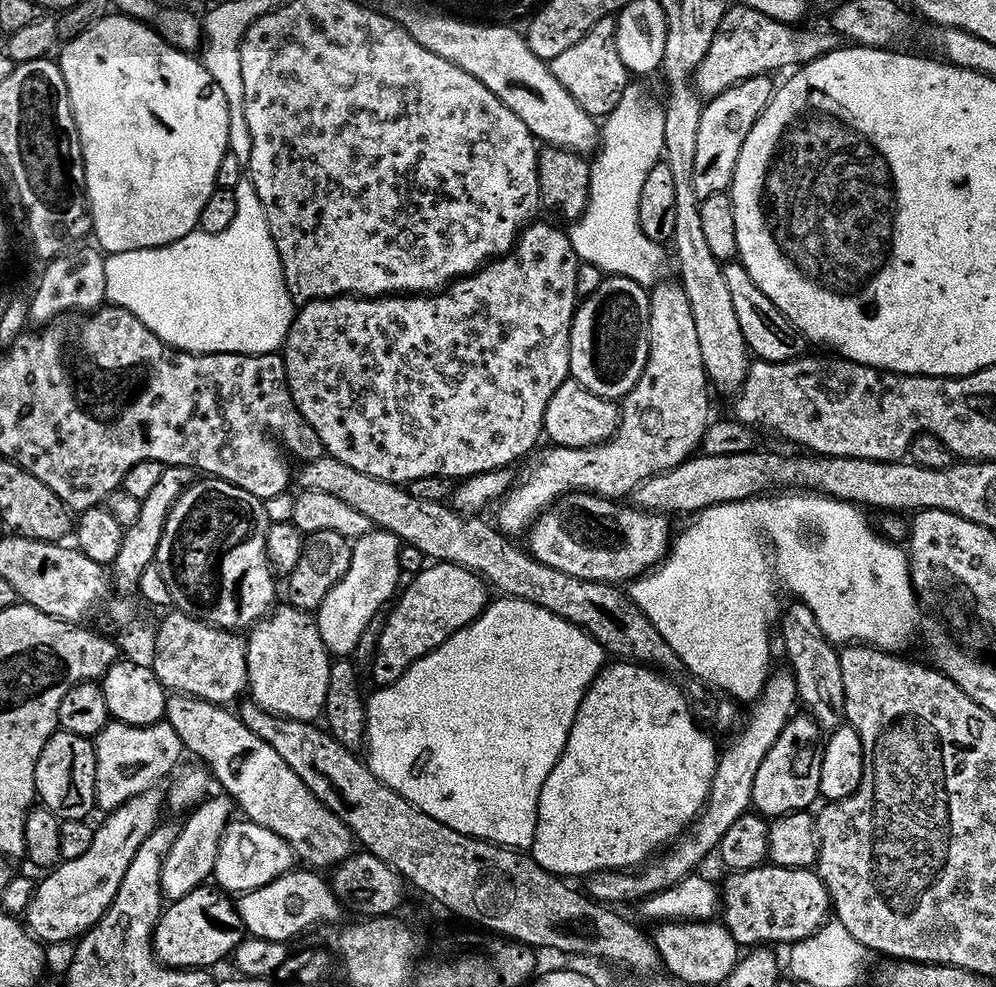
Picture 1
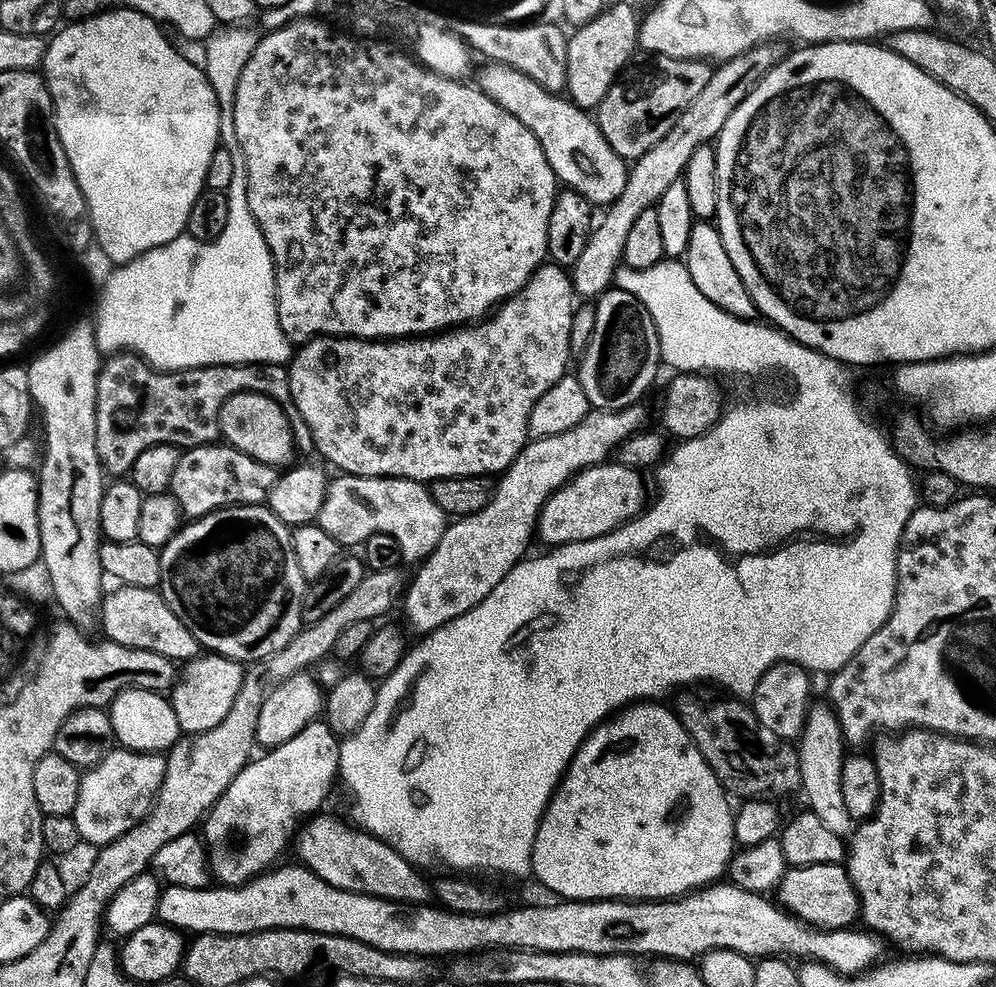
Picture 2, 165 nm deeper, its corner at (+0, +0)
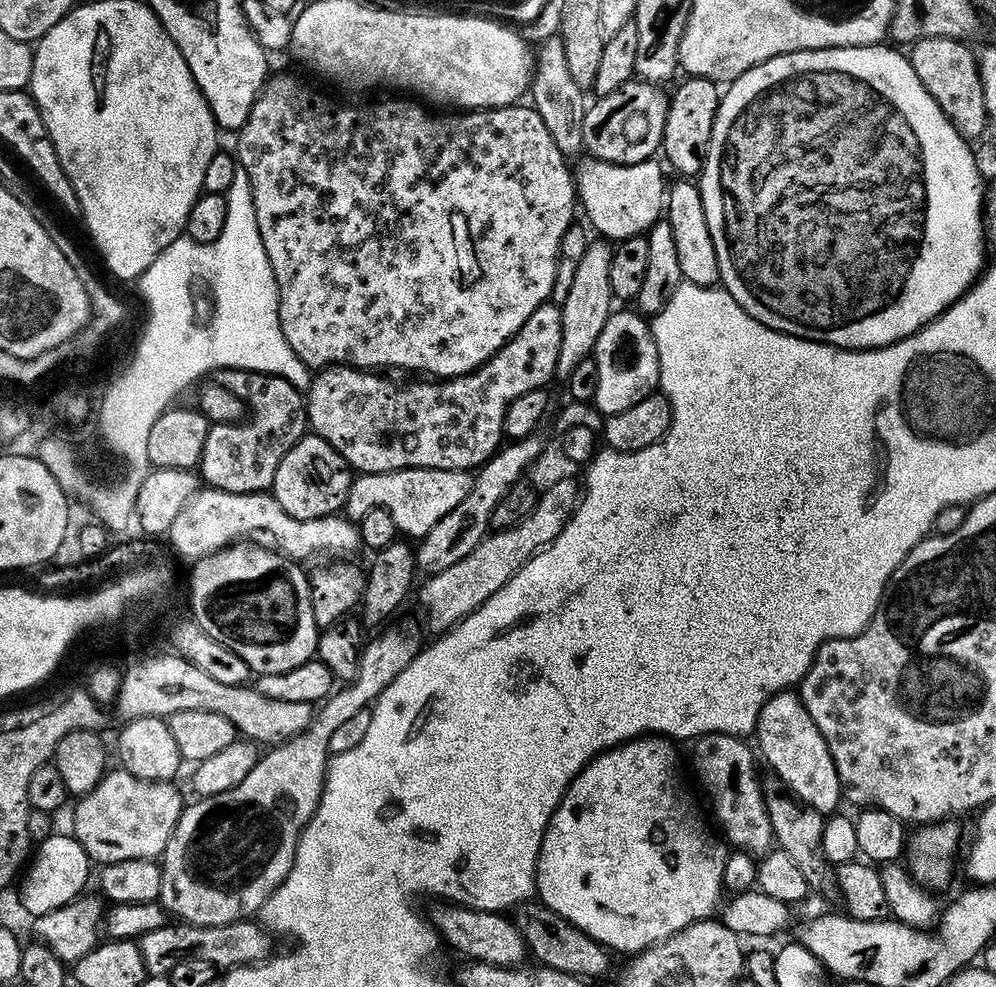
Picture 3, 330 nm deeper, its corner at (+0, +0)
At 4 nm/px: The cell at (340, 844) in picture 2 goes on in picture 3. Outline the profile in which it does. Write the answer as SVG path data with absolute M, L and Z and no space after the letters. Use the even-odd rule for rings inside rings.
M436 902L426 919L445 945L457 948L469 961L481 960L494 966L515 968L525 963L526 947L522 934L507 915L498 912L483 912L451 902Z

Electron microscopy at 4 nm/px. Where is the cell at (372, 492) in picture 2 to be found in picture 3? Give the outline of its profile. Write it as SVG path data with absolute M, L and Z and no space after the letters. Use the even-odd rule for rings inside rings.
M403 468L397 472L360 474L355 477L350 504L359 510L384 508L403 535L405 532L419 538L425 536L439 520L446 518L446 514L450 514L450 510L454 510L454 506L472 492L473 483L471 471L437 468Z

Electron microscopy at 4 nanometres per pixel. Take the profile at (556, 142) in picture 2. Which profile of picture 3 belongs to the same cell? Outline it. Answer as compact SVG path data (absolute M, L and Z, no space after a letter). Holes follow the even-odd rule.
M584 158L580 165L575 165L574 179L579 207L588 211L587 223L593 229L596 227L601 237L619 242L631 236L647 233L648 229L661 219L666 208L666 180L664 184L664 172L660 169L659 163L661 164L661 161L656 158L637 164L611 164L605 160Z

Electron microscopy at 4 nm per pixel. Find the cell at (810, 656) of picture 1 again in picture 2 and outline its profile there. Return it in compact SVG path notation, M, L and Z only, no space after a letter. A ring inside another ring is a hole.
M813 703L804 713L804 728L798 734L800 753L800 792L807 811L818 814L818 819L832 833L848 838L854 831L854 821L846 802L842 802L842 762L846 755L844 735L831 704Z

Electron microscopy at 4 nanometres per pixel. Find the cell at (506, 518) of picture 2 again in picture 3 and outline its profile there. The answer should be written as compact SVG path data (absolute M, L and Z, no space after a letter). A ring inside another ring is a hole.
M385 627L372 641L365 643L360 650L360 661L356 675L343 685L344 688L333 691L315 709L310 726L285 744L267 749L268 752L257 759L254 770L230 790L217 796L202 796L185 807L184 813L166 842L160 866L159 905L169 917L185 924L198 926L222 926L239 920L255 917L264 907L264 903L274 894L274 890L286 879L296 857L296 847L300 835L308 820L316 813L320 795L324 789L324 773L328 771L330 737L334 730L342 727L358 710L376 703L376 699L410 666L410 662L420 653L422 641L412 628Z

